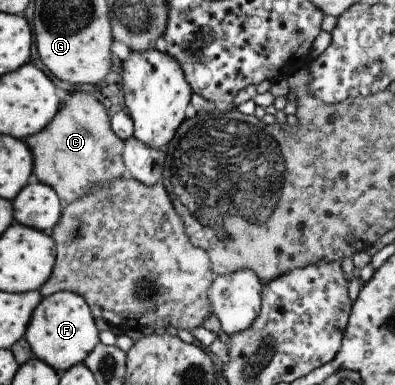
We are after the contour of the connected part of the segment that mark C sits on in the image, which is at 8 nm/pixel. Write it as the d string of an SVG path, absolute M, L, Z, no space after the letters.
M72 92L65 99L50 124L24 142L32 154L32 179L46 184L58 199L70 204L88 194L92 184L111 183L128 173L121 156L124 141L112 133L102 104L86 92Z

